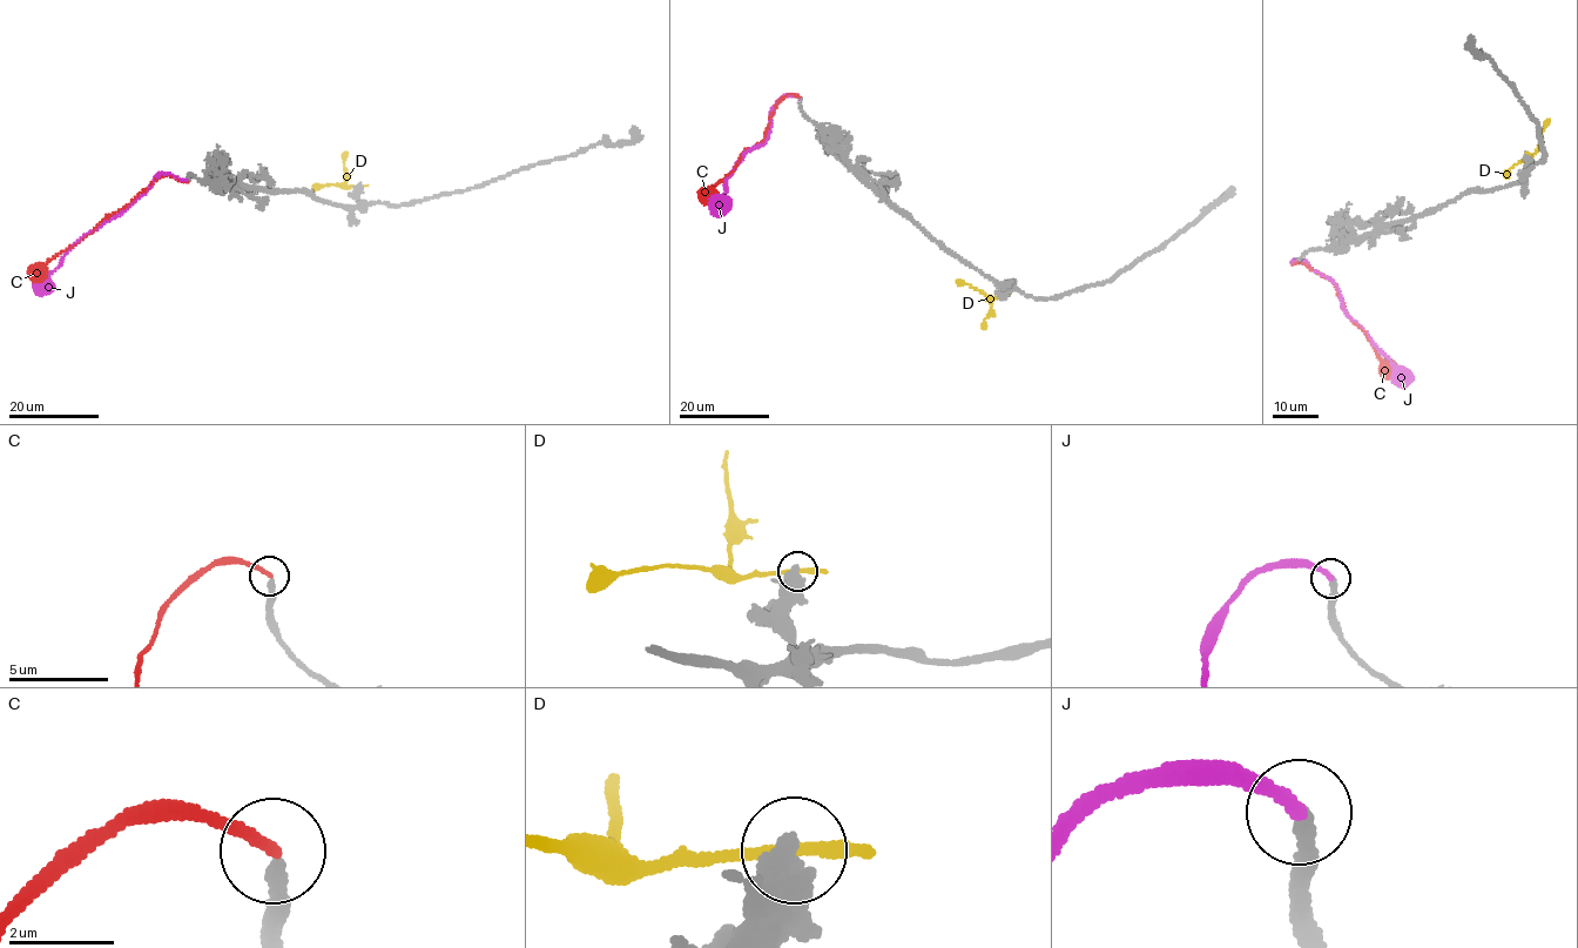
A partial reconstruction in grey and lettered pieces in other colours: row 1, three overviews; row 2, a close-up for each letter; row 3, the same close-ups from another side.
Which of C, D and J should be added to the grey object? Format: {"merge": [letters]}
{"merge": ["J"]}

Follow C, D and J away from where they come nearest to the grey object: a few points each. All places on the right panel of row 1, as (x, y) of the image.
C: (1297, 261), (1292, 263), (1303, 263), (1332, 280), (1349, 317), (1394, 374)
D: (1528, 153), (1529, 158), (1538, 148), (1542, 127), (1550, 120)
J: (1297, 260), (1294, 263), (1305, 262), (1332, 278), (1351, 320), (1394, 365), (1404, 371), (1407, 384)

